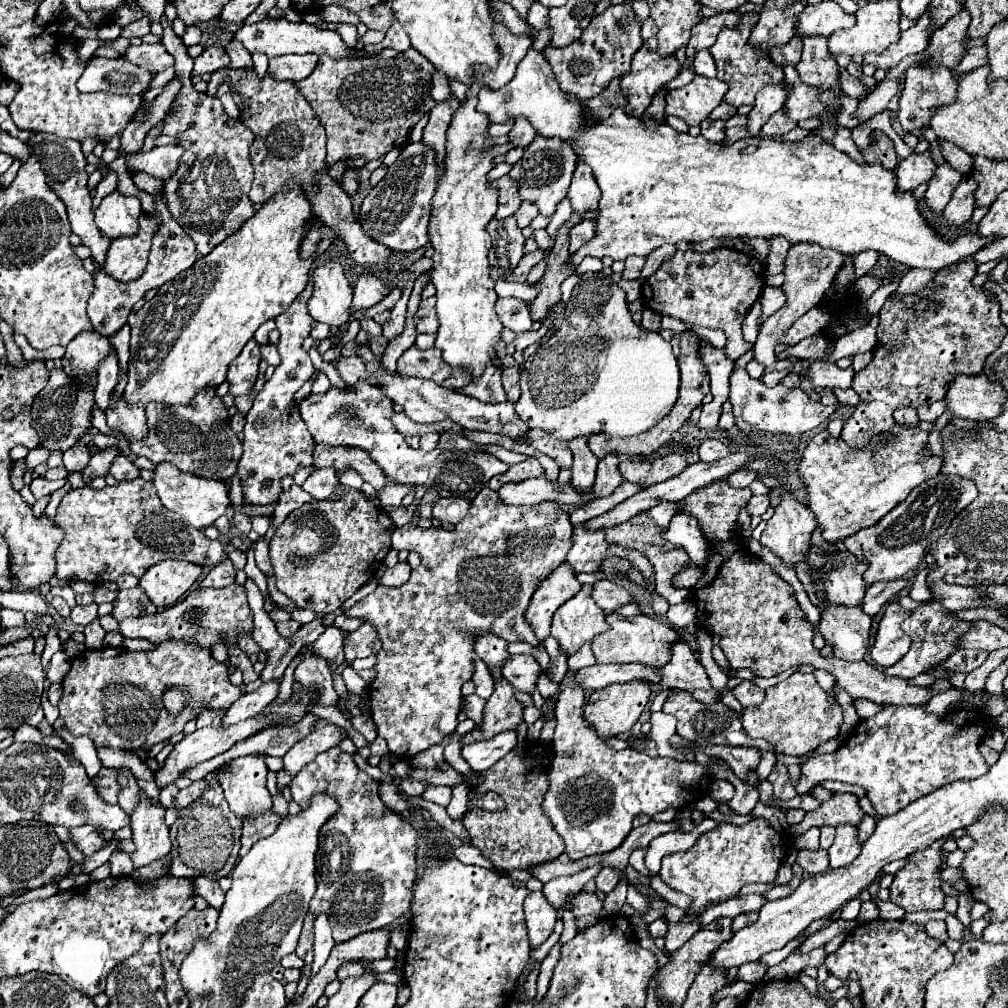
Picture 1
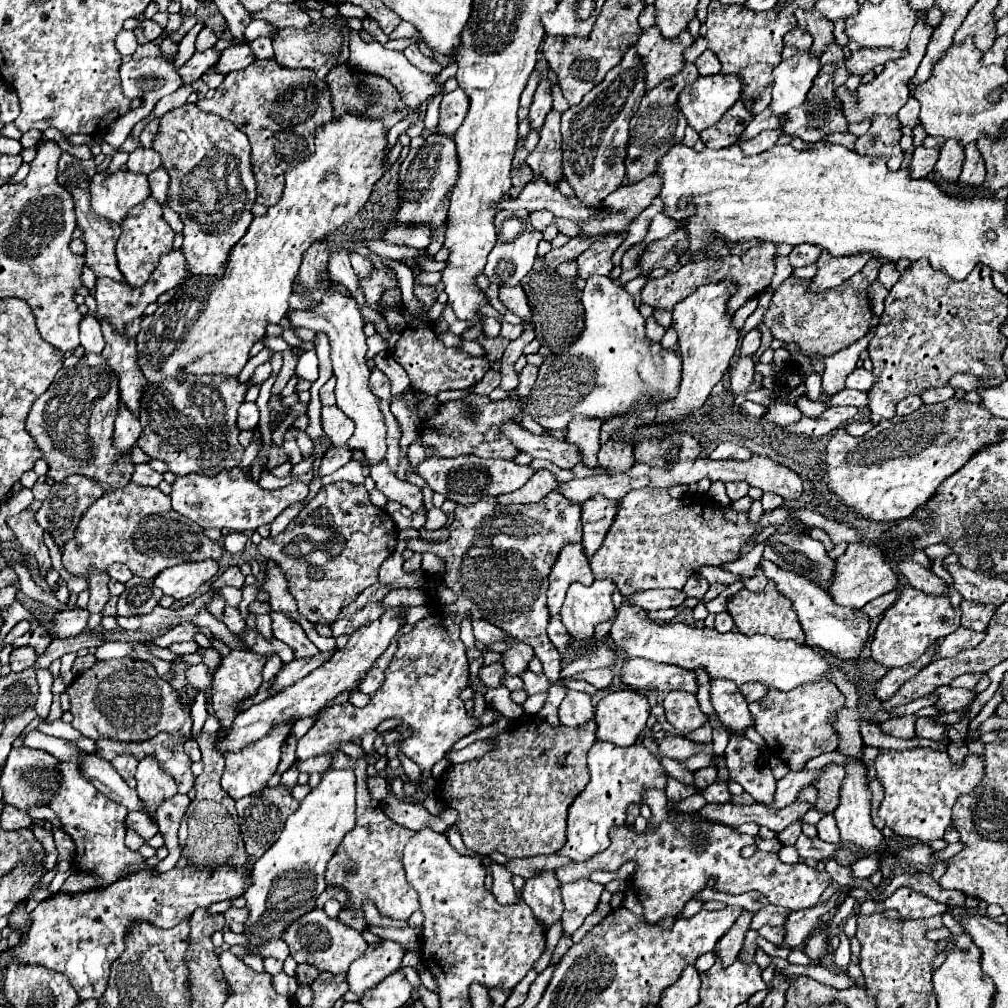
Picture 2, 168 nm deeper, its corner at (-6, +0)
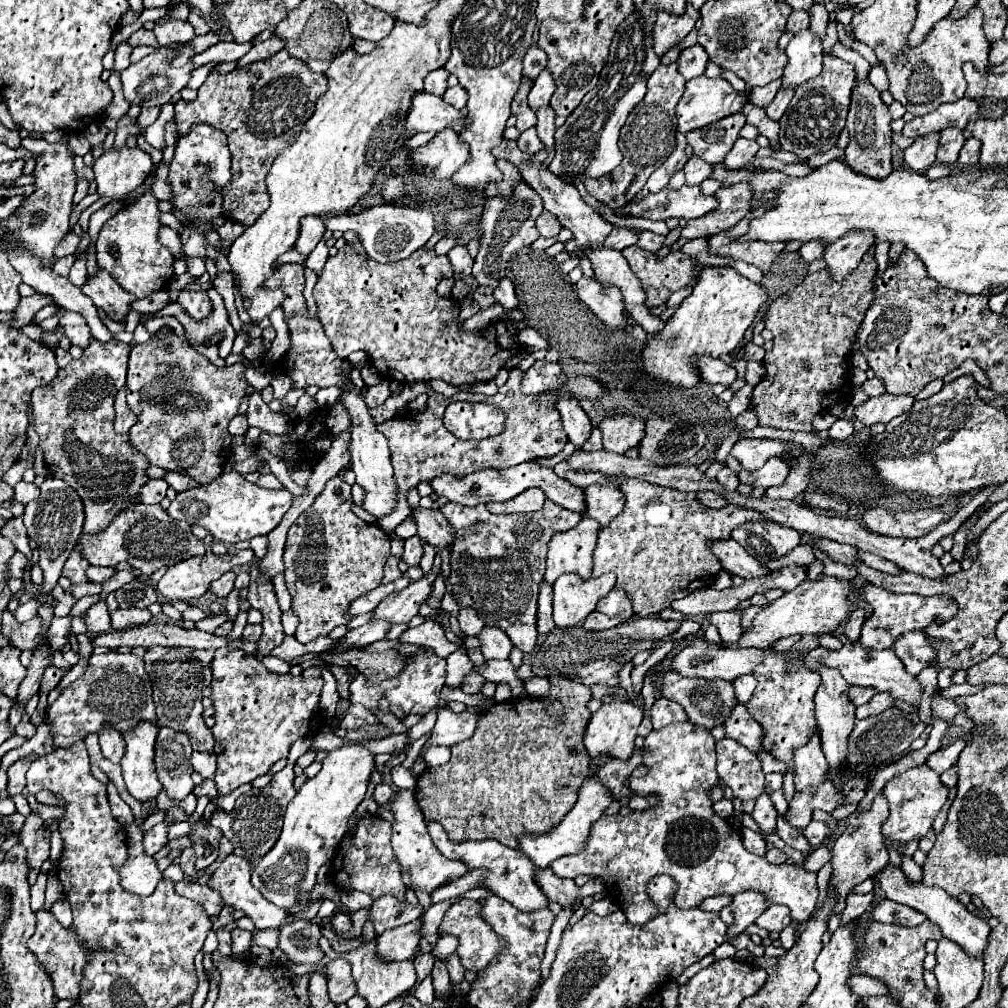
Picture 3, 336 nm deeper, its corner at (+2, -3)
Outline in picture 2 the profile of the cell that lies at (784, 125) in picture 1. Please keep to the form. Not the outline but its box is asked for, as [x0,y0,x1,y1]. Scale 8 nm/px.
[740,130,782,156]

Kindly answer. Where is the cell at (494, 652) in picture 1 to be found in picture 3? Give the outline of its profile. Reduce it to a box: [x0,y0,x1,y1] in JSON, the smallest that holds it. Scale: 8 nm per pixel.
[458,607,484,637]

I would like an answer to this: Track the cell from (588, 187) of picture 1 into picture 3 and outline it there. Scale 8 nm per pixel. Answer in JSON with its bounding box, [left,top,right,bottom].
[550,3,660,185]

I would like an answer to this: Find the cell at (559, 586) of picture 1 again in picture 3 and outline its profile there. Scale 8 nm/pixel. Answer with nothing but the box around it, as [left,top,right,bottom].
[544,519,598,585]

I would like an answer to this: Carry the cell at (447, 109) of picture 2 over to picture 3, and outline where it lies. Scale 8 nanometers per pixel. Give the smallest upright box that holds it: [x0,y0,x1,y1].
[442,85,468,109]

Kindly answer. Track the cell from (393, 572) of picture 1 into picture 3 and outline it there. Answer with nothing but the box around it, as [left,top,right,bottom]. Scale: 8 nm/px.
[402,535,422,565]

